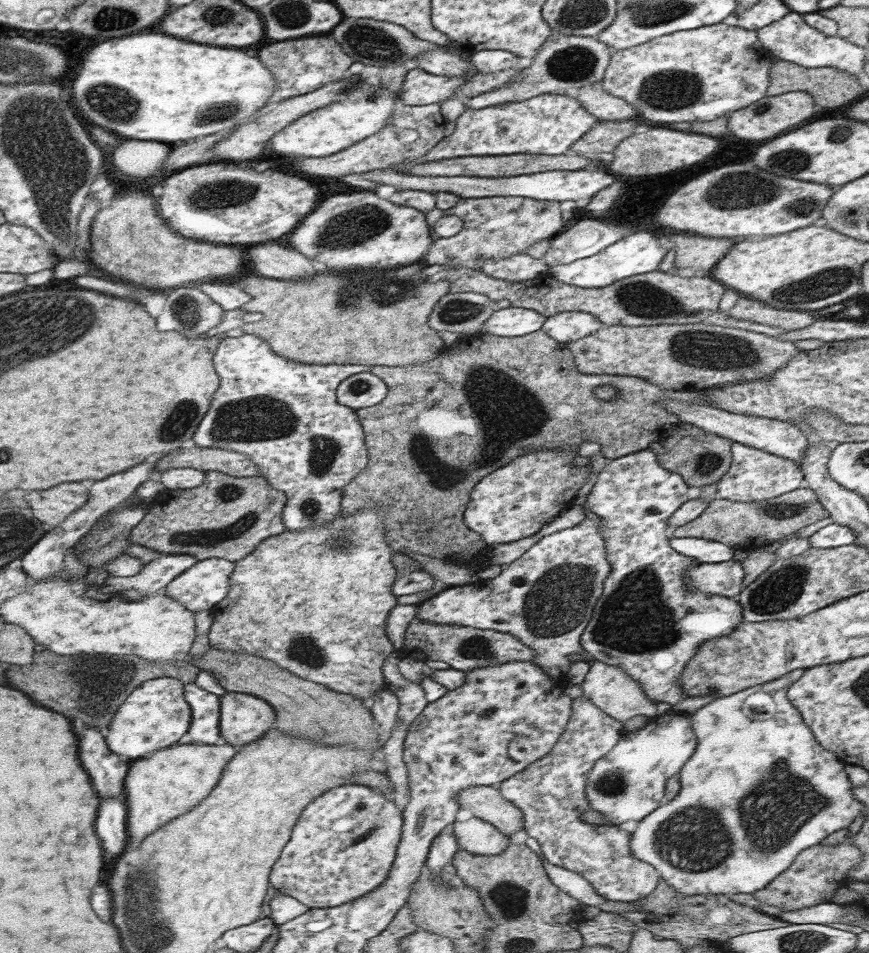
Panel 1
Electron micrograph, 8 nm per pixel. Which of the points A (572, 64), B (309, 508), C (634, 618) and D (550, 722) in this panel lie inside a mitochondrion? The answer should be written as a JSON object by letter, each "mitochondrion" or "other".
{"A":"mitochondrion","B":"mitochondrion","C":"mitochondrion","D":"other"}

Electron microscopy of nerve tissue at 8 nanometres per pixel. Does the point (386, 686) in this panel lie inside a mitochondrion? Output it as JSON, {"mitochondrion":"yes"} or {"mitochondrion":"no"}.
{"mitochondrion":"no"}

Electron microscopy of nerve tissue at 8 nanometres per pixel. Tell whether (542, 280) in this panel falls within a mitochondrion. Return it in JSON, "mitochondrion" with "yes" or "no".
{"mitochondrion":"no"}

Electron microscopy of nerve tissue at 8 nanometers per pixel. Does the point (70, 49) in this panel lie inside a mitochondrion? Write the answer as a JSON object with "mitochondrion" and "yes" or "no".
{"mitochondrion":"yes"}

